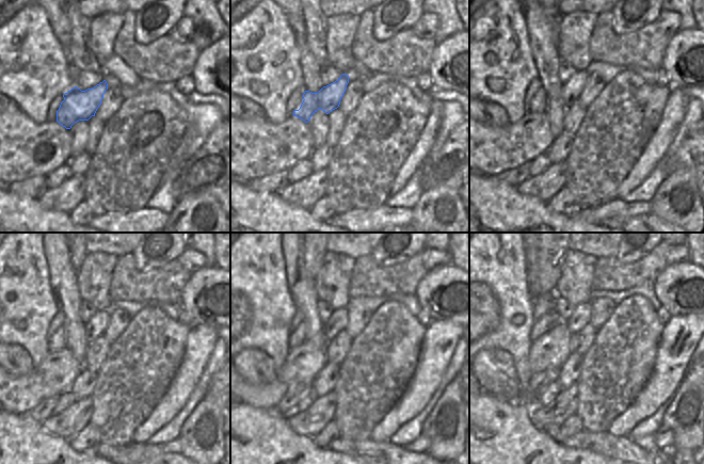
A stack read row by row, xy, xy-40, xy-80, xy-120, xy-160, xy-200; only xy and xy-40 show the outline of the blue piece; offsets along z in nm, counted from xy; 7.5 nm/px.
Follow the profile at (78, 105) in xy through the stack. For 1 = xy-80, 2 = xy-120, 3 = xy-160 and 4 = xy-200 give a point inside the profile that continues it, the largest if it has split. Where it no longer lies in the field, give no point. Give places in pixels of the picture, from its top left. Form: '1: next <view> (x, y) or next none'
1: next xy-80 (572, 90)
2: next xy-120 (95, 328)
3: next xy-160 (337, 322)
4: next xy-200 (580, 318)

